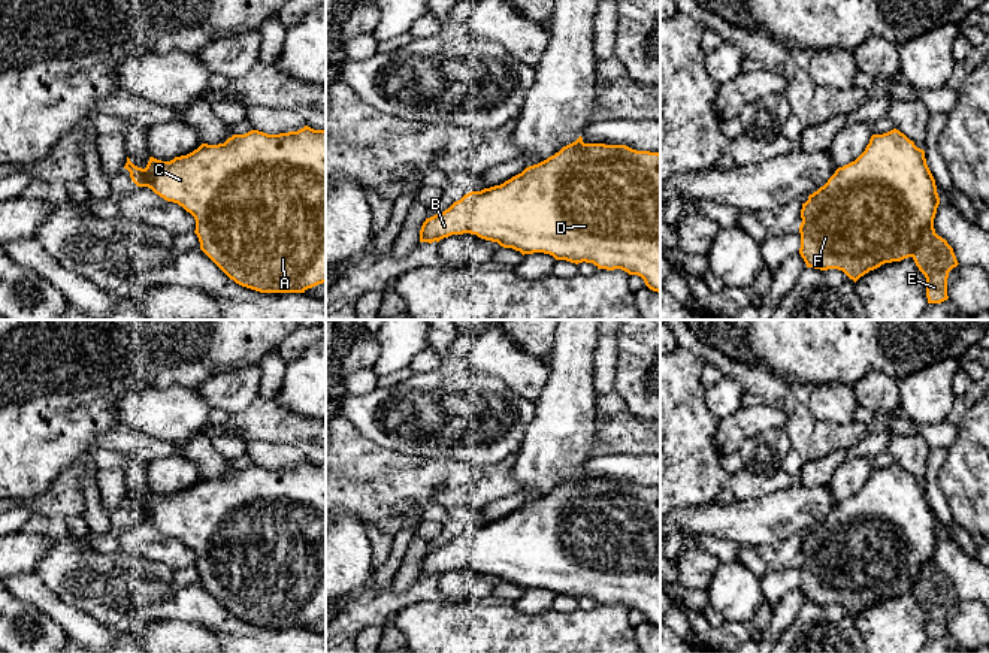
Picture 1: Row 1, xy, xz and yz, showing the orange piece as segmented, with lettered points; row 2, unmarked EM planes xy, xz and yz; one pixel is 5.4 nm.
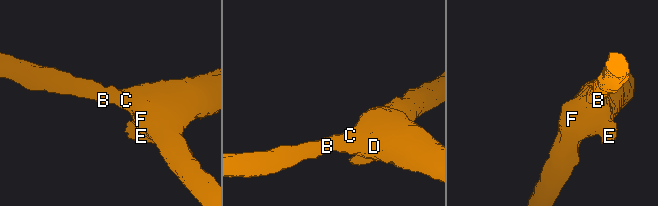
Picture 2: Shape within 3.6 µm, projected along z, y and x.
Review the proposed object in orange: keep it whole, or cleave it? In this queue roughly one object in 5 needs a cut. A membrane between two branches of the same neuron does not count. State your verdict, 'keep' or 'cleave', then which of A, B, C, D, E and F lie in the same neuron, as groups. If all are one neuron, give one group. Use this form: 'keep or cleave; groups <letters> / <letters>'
keep; groups A B C D E F

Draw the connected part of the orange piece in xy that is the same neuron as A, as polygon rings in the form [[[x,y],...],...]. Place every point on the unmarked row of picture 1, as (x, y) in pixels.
[[[305,460],[279,469],[251,465],[224,478],[202,478],[170,496],[149,492],[145,504],[127,492],[124,504],[137,522],[151,523],[194,551],[200,584],[236,619],[260,628],[305,628],[326,617],[326,463]]]

